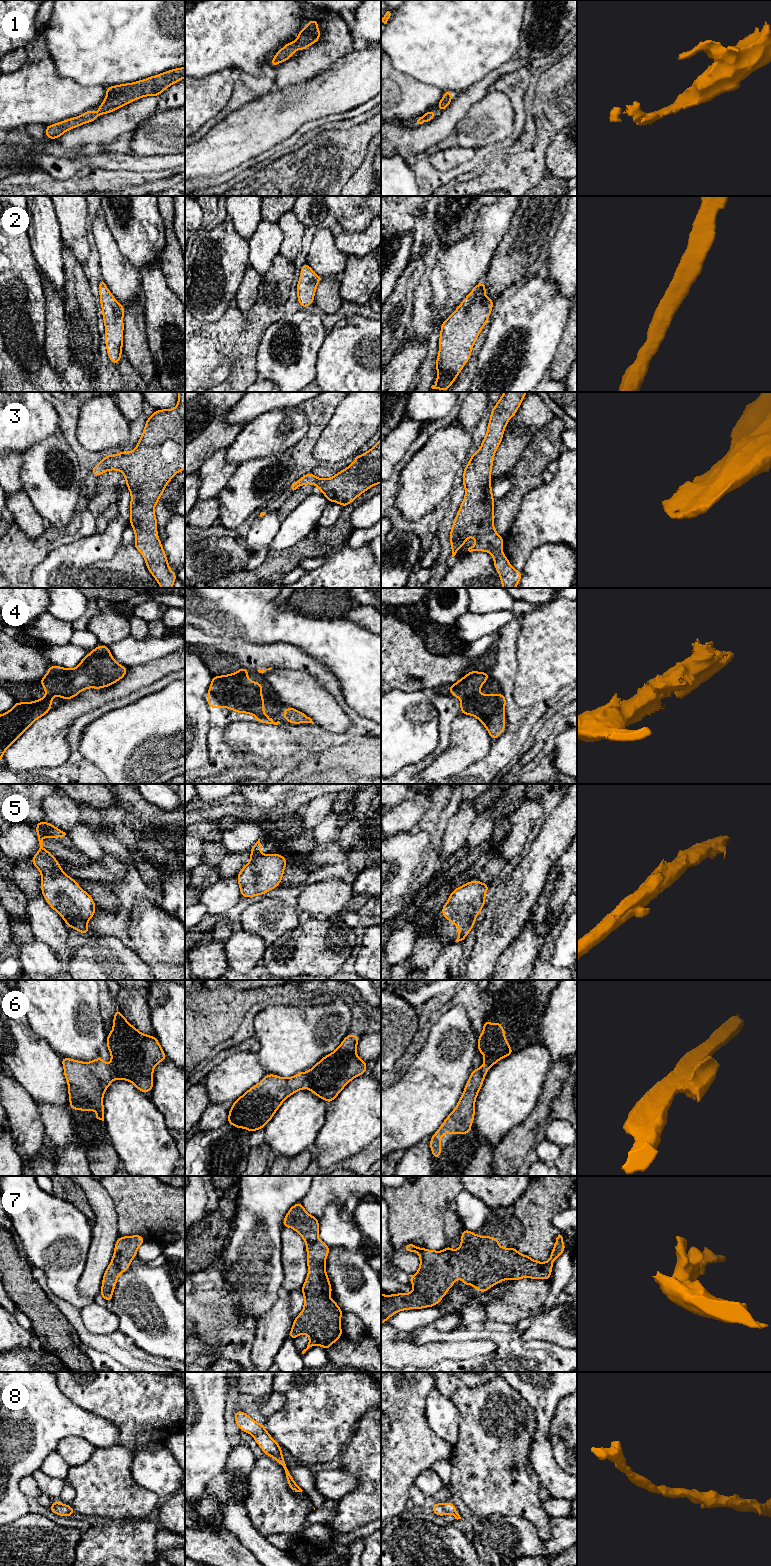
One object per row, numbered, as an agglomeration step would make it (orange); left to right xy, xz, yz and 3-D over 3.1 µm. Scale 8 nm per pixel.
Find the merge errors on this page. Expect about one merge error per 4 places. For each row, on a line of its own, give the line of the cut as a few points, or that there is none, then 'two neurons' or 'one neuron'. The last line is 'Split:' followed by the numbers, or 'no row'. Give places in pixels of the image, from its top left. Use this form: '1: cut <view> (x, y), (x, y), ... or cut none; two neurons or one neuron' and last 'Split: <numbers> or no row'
1: cut none; one neuron
2: cut none; one neuron
3: cut none; one neuron
4: cut none; one neuron
5: cut none; one neuron
6: cut xz (307, 1072), (307, 1084), (305, 1086); two neurons
7: cut none; one neuron
8: cut none; one neuron
Split: 6

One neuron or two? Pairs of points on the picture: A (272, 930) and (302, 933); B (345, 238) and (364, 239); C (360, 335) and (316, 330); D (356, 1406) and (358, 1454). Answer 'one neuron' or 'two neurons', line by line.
A: two neurons
B: one neuron
C: two neurons
D: two neurons

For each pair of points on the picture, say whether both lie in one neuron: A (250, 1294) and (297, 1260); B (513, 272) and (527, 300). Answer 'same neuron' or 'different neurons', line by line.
A: different neurons
B: different neurons

